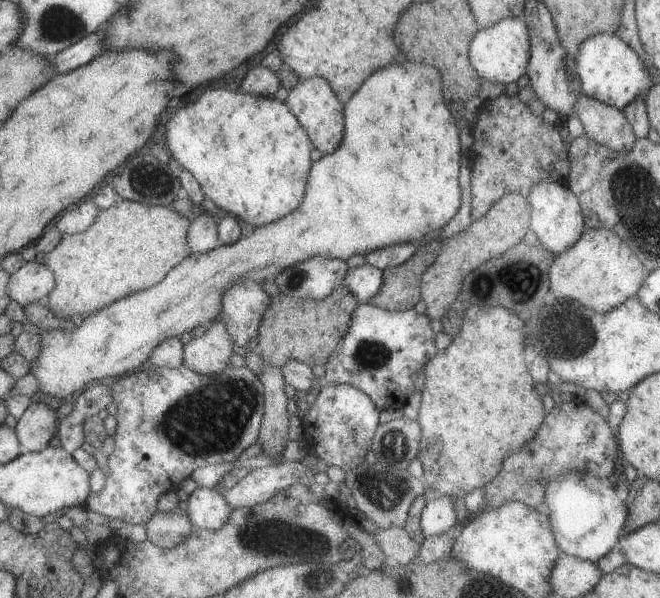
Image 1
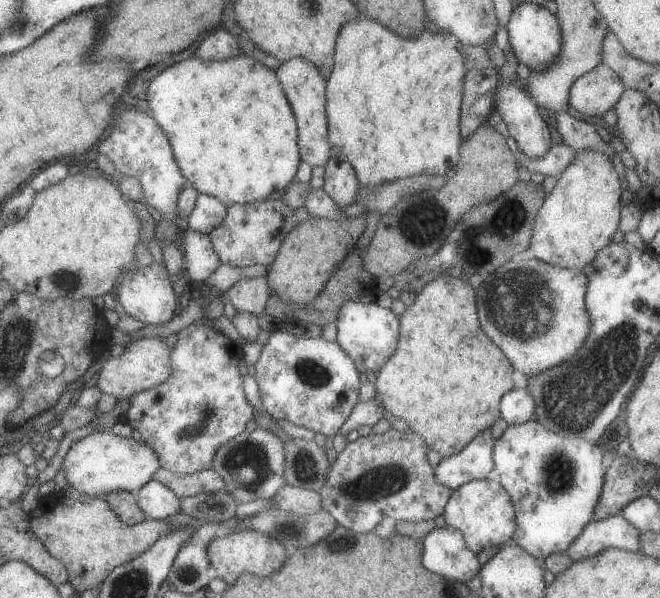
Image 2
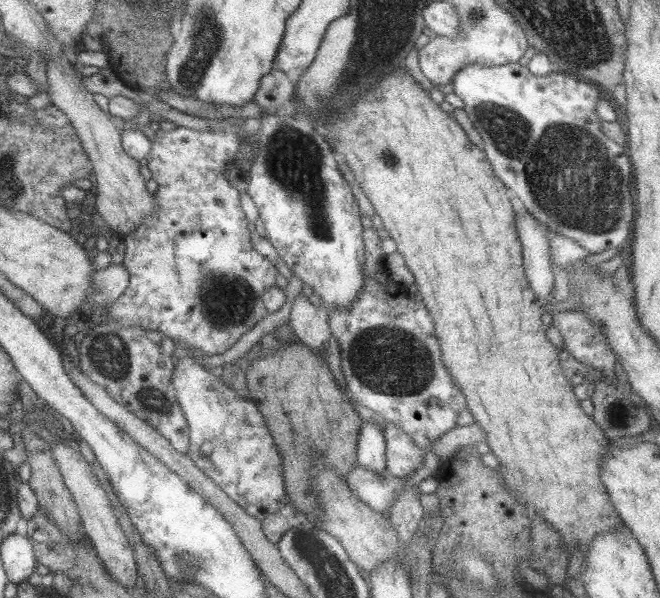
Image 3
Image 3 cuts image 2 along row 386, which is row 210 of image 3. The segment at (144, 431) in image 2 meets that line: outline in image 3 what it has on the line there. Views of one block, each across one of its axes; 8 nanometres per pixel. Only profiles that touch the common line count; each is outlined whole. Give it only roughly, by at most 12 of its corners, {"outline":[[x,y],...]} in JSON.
{"outline":[[241,119],[158,130],[102,318],[206,358],[279,272],[224,175]]}

